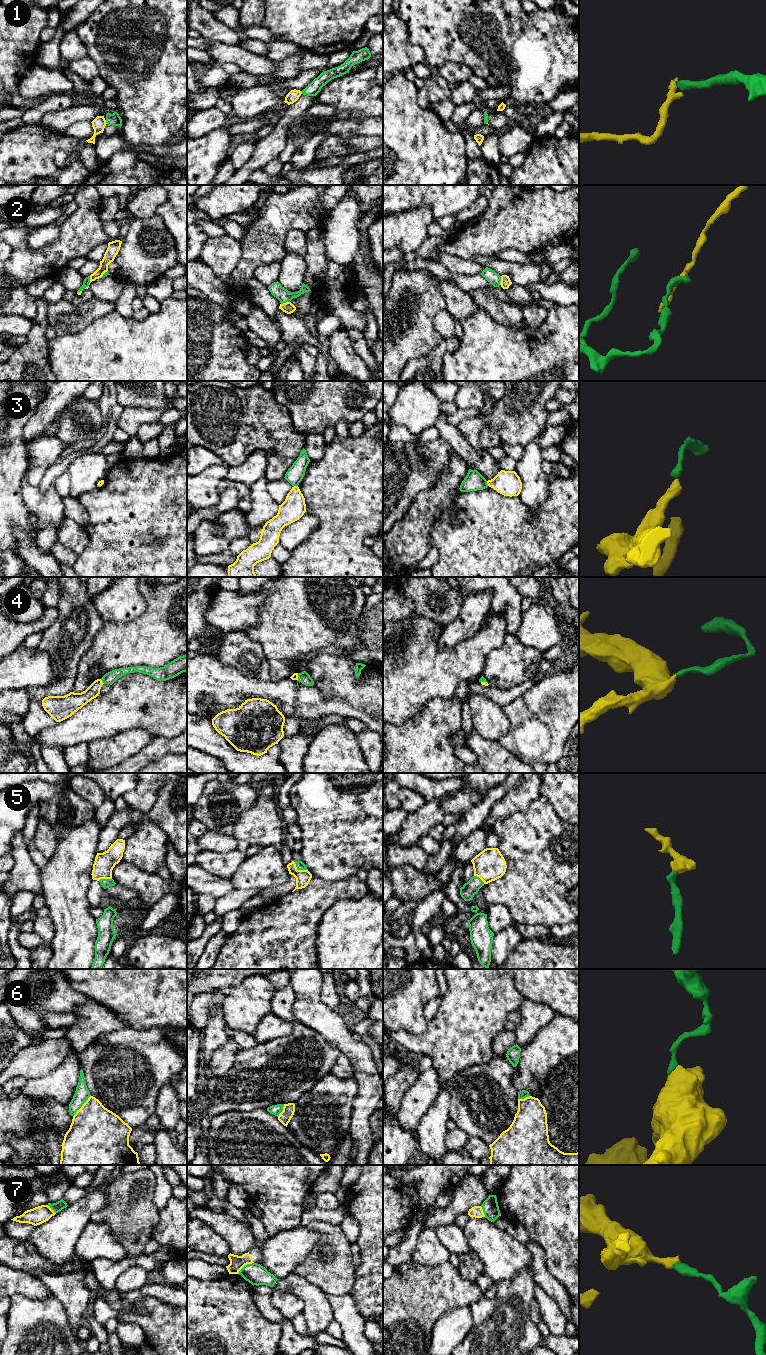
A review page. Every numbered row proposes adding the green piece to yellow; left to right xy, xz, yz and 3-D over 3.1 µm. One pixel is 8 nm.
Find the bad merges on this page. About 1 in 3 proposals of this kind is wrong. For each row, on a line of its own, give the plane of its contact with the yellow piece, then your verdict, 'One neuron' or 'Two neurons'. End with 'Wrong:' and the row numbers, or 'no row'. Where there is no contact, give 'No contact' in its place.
1: Touches yellow in xy. Two neurons
2: Touches yellow in xy. Two neurons
3: Touches yellow in xz. Two neurons
4: Touches yellow in xy. One neuron
5: Touches yellow in xz. One neuron
6: Touches yellow in xy. Two neurons
7: Touches yellow in xz. Two neurons
Wrong: 1, 2, 3, 6, 7

